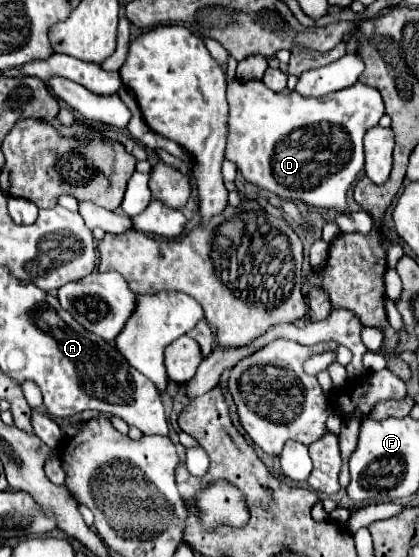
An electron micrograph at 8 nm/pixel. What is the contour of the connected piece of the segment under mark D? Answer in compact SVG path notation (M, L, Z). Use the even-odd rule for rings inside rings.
M230 81L228 83L228 145L226 145L226 159L236 165L242 177L258 185L266 191L272 191L280 199L286 201L302 201L308 207L324 207L336 209L339 213L350 215L348 209L348 191L358 173L364 169L364 147L362 139L368 129L376 127L380 117L384 115L384 101L378 89L354 83L352 87L340 89L332 95L324 95L320 99L302 97L296 91L290 93L274 93L262 81ZM338 135L338 145L332 143Z

